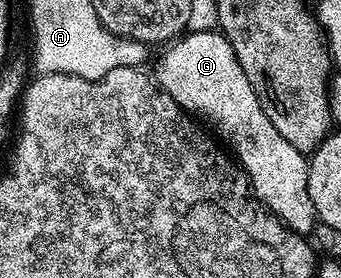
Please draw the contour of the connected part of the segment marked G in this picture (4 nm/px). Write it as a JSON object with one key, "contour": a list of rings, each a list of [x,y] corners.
{"contour":[[[218,30],[187,31],[166,50],[158,60],[158,87],[203,125],[211,124],[206,126],[223,141],[227,140],[225,143],[250,179],[253,199],[261,207],[293,232],[313,233],[316,217],[312,198],[308,198],[307,157],[268,122],[268,114],[264,114],[264,106],[260,106],[260,98],[256,98],[256,90],[252,90],[252,82],[248,82],[244,70],[240,70],[240,62],[236,62],[236,54],[226,37]]]}

